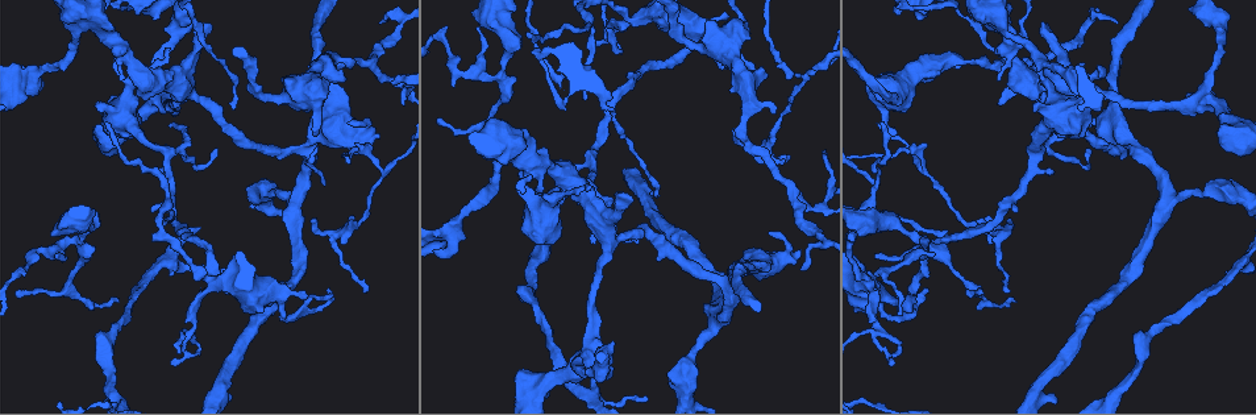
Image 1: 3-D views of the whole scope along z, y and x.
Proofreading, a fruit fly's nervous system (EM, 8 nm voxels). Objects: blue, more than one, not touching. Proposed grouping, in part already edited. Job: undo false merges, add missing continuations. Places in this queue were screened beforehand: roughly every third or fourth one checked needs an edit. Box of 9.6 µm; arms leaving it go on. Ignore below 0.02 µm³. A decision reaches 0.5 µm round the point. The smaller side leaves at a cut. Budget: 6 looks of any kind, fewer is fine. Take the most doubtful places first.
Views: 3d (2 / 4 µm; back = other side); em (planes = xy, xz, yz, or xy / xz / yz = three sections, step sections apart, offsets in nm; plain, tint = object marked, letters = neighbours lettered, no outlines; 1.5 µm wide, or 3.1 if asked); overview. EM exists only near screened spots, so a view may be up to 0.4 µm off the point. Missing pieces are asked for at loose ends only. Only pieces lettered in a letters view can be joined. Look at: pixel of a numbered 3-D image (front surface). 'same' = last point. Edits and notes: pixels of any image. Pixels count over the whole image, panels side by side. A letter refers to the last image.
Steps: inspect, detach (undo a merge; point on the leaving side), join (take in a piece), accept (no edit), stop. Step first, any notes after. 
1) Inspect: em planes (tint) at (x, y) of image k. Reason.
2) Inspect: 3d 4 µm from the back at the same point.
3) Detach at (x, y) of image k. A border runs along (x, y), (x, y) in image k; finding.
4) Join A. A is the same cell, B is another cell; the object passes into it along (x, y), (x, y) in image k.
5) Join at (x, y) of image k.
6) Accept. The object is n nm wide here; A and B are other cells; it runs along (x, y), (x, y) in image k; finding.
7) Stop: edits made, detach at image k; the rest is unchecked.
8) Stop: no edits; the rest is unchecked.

Inspect: 3d 2 µm from the back at (977, 219) of image 1. Free end.

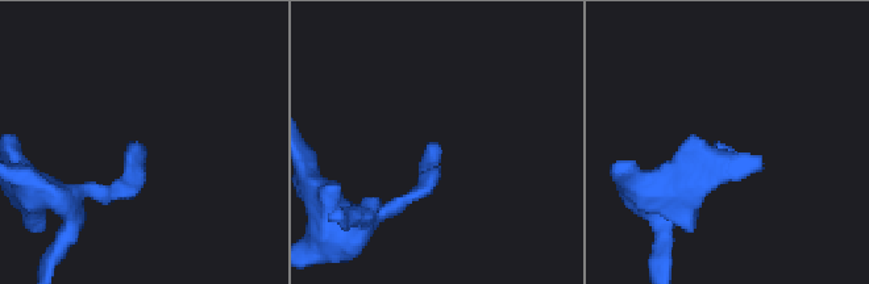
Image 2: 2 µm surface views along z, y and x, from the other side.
Inspect: em xy step 8 (plain) at (731, 150) of image 2. Need the tissue.

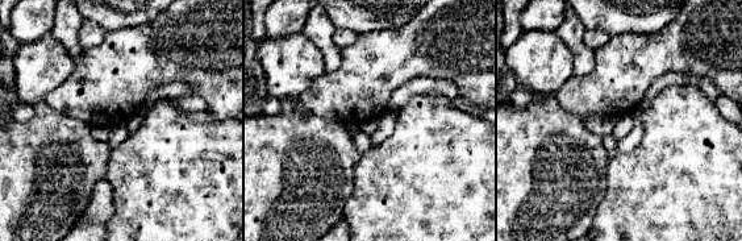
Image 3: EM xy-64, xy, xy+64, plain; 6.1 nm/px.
Inspect: em xy step 8 (letters) at the same point. What lies round it.

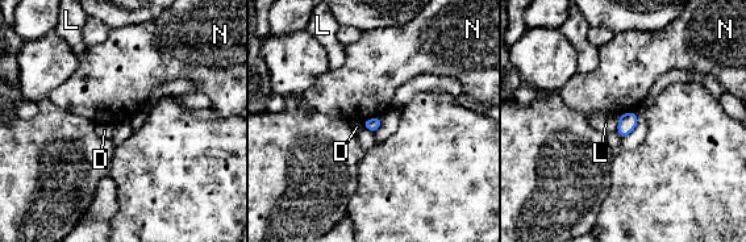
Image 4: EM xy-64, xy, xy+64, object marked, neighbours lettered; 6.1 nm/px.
Accept. The object is 80 nm wide here; D, L and N are other cells; none of them fits.

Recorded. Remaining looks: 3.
Inspect: em xy step 8 (tint) at (81, 242) of image 1. A narrow waist.

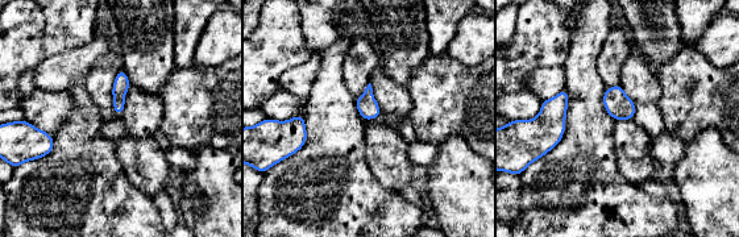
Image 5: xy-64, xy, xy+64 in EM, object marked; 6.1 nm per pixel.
Inspect: em planes (letters) at the same point. Another direction.

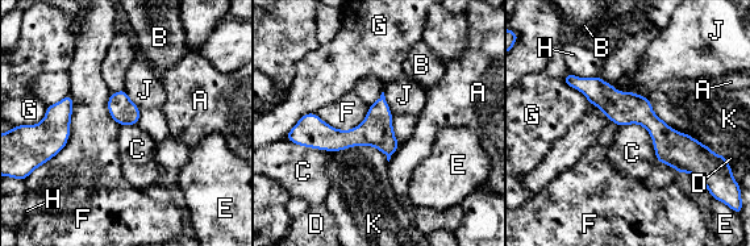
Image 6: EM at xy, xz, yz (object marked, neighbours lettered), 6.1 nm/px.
Accept. The object is 160 nm wide here; A, B, C, D, E, F, G, H, J and K are other cells; it runs along (567, 79), (638, 109), (699, 158) in image 6; one neuron here.

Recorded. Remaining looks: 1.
Stop: no edits; the rest is unchecked.

